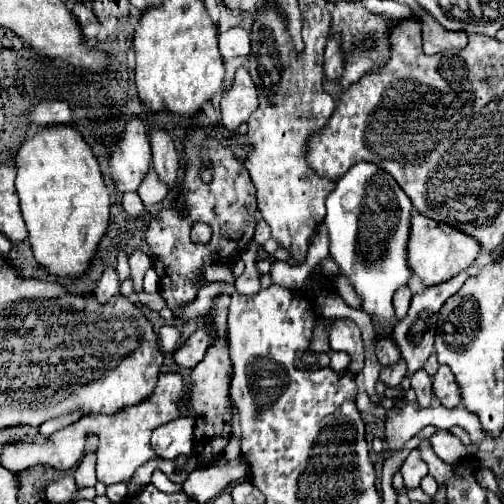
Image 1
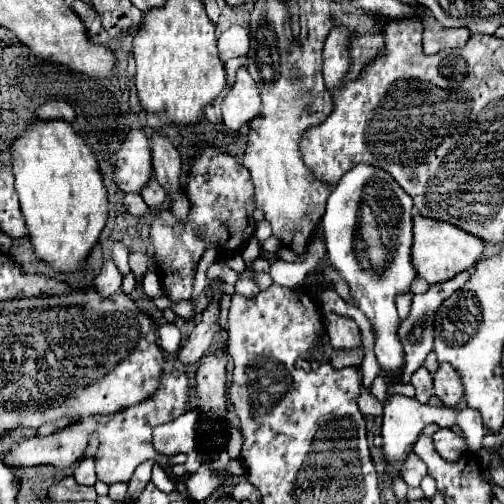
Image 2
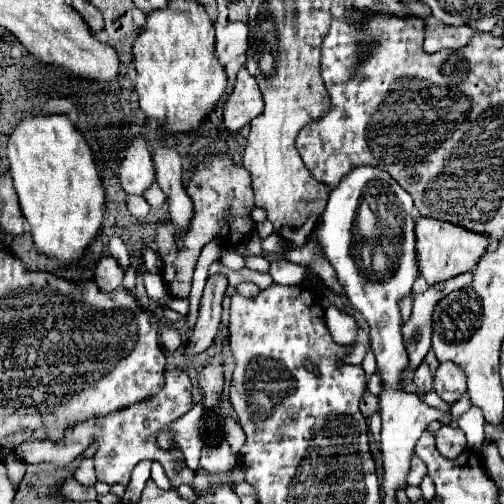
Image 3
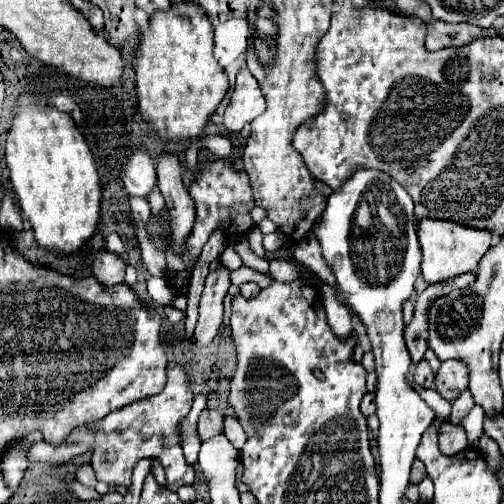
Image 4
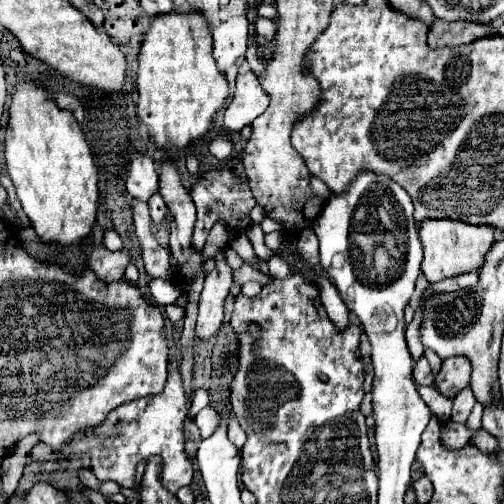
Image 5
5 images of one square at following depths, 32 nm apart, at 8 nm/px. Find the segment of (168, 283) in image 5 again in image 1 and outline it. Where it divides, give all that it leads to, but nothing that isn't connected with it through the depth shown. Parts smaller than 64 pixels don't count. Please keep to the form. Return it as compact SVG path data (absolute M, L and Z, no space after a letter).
M150 268L146 272L146 276L144 276L144 292L148 292L148 294L158 294L160 292L160 288L158 288L158 274L156 274L154 268Z

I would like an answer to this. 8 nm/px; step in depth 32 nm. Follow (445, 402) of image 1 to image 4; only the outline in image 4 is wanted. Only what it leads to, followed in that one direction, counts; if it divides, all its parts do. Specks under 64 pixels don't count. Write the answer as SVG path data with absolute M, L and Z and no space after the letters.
M446 360L436 372L436 390L446 400L456 400L468 388L468 364L464 360Z

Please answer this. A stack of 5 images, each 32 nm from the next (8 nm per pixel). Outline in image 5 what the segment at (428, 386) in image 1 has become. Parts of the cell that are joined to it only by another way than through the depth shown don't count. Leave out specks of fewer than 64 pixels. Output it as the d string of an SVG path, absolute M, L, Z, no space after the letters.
M422 356L420 360L416 360L416 364L414 364L414 382L416 384L426 384L426 386L430 386L434 382L434 376L430 372L426 356Z

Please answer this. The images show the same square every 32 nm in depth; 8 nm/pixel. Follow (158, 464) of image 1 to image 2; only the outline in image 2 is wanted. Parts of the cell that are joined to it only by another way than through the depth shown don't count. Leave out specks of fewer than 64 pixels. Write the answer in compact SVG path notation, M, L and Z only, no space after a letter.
M147 460L135 469L130 481L128 482L128 490L125 495L126 503L135 502L138 499L148 481L151 480L154 464L155 461Z

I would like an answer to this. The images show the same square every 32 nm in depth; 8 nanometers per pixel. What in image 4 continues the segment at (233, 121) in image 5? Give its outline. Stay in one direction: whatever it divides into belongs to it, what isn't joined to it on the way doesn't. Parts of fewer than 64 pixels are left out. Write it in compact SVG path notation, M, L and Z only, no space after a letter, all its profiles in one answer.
M248 70L240 72L236 78L234 94L224 112L224 126L230 132L240 132L264 110L266 110L266 98L260 90L258 80Z

